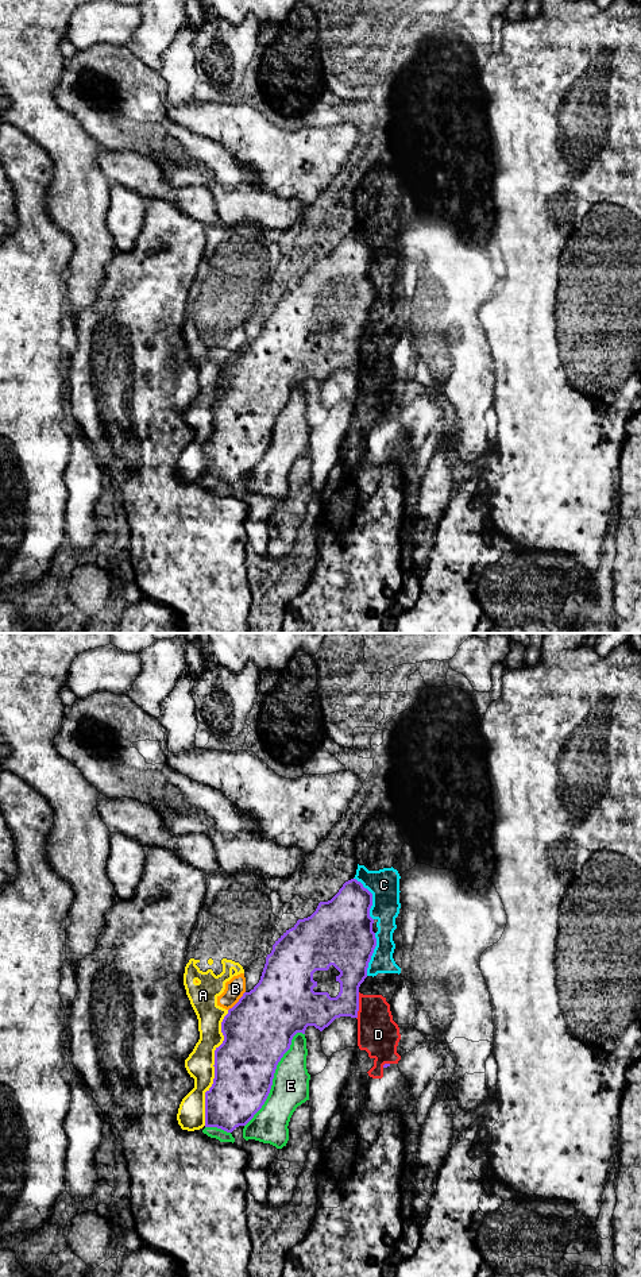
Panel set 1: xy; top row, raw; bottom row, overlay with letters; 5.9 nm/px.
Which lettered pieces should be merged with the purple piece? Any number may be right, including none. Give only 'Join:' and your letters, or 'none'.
Join: none

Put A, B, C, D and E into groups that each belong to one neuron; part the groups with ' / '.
A B / C D / E

